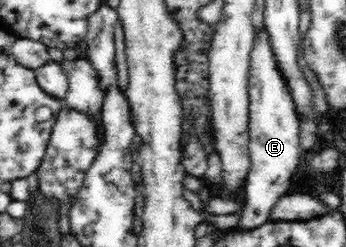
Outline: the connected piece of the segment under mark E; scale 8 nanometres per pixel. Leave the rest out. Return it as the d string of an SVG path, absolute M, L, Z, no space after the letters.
M265 26L255 33L254 50L251 52L250 83L249 83L249 123L248 123L248 149L250 154L250 173L248 173L246 189L243 196L246 201L243 203L242 215L236 226L250 231L260 227L261 224L270 221L268 215L271 213L275 203L288 193L292 185L292 177L298 175L298 165L300 165L300 126L297 107L294 106L292 95L289 92L288 83L284 74L278 69L276 59L273 56L272 47L269 46L269 36L265 31Z

